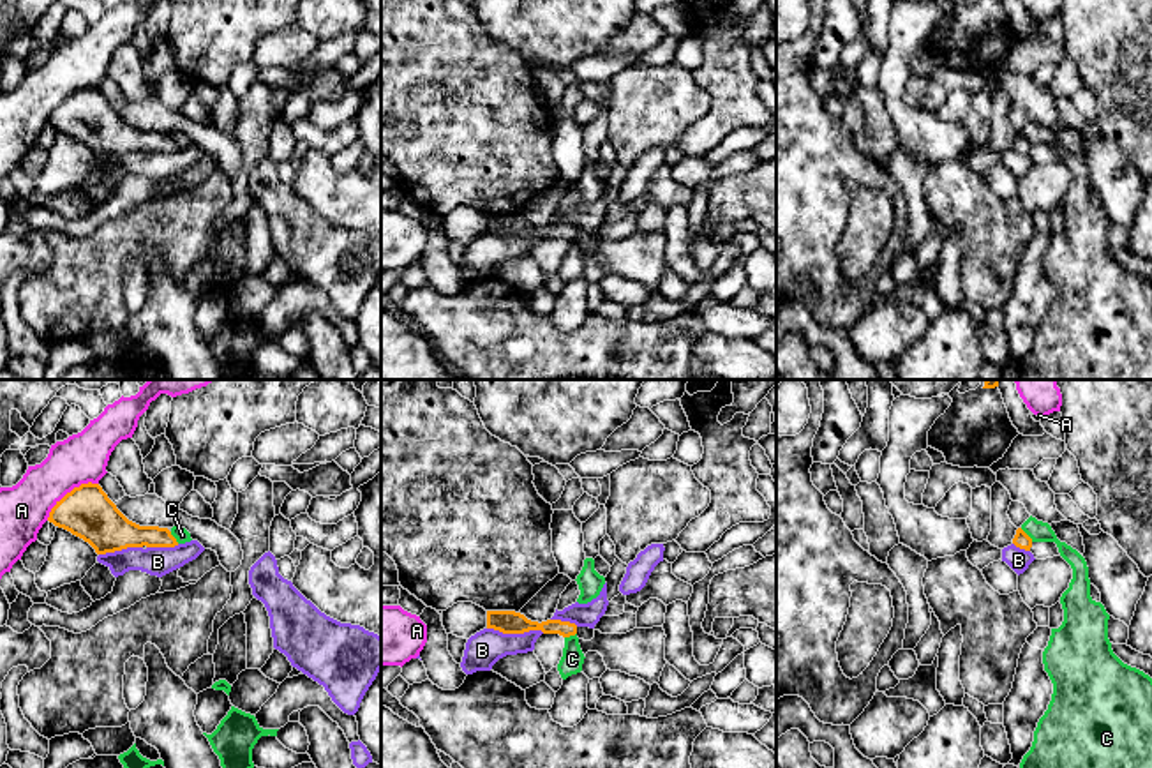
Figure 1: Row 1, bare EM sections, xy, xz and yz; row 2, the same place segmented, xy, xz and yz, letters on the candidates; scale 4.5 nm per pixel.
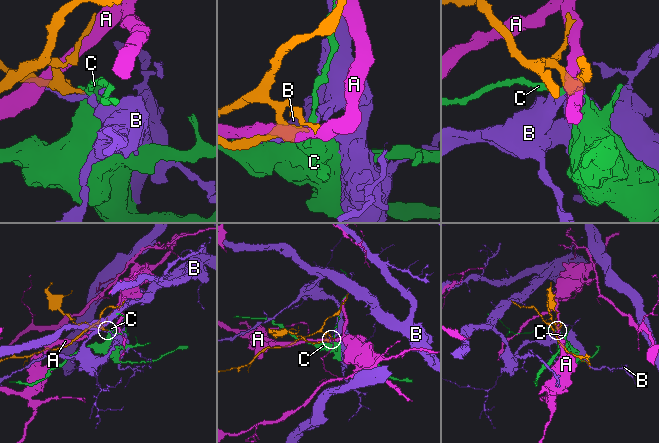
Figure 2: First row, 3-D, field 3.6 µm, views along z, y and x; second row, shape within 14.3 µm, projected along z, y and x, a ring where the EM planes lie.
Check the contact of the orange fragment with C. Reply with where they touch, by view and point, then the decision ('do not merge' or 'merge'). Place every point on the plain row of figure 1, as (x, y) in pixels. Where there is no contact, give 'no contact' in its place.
yz (1027, 140) | do not merge

